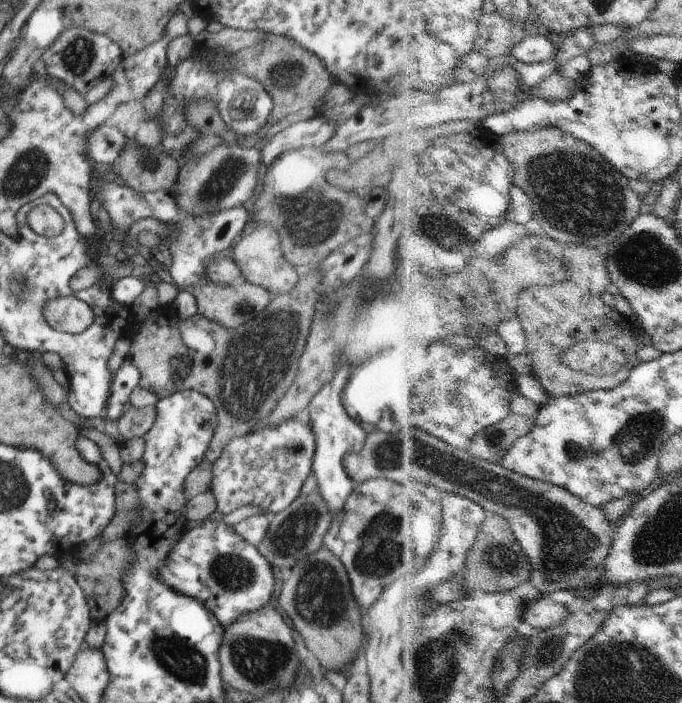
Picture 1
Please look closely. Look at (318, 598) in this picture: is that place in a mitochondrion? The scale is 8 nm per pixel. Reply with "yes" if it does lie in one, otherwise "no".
yes

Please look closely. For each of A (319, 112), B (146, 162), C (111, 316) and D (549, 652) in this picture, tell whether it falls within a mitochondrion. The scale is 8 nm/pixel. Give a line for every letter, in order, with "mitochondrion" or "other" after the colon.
A: other
B: mitochondrion
C: other
D: mitochondrion

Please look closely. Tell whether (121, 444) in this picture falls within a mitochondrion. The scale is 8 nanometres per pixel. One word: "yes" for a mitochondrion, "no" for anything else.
no

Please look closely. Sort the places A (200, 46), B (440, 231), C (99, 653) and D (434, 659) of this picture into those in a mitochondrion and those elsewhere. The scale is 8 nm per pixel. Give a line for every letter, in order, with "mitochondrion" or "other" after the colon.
A: other
B: mitochondrion
C: other
D: mitochondrion

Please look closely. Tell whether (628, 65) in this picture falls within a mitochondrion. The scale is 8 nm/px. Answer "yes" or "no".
no

